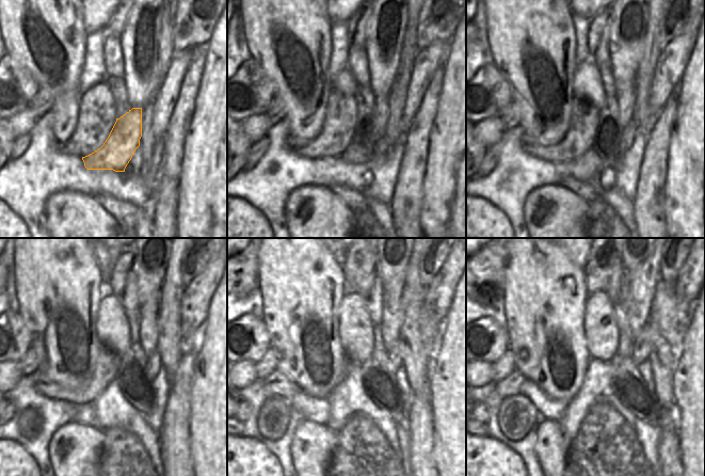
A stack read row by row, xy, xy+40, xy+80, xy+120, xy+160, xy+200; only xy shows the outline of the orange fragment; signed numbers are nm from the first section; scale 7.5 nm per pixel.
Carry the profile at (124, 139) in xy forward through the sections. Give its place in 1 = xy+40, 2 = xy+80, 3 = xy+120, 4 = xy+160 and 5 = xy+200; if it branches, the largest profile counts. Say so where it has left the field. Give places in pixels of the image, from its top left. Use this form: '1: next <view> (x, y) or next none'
1: next xy+40 (382, 109)
2: next xy+80 (625, 93)
3: next xy+120 (148, 311)
4: next xy+160 (393, 319)
5: next xy+200 (638, 288)

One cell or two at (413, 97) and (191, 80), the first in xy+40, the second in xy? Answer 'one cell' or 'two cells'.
two cells

